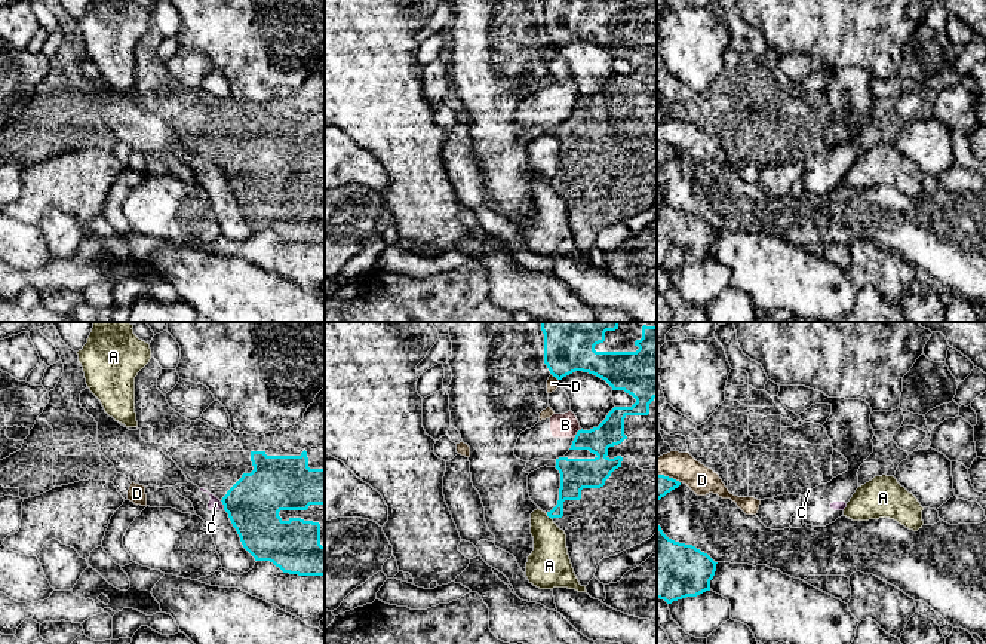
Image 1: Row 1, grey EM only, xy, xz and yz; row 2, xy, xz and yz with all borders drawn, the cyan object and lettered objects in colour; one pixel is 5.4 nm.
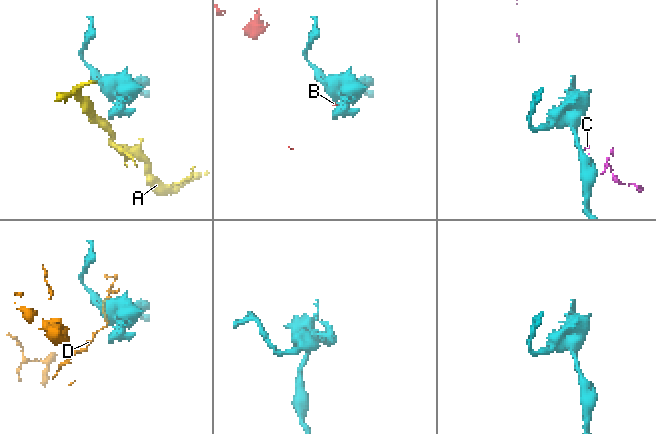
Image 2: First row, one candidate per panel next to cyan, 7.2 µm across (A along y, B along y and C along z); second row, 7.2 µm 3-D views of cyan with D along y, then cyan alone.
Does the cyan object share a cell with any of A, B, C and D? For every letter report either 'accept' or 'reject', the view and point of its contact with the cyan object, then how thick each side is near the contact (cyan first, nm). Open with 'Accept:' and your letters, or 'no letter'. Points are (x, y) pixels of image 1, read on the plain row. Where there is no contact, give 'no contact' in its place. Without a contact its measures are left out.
Accept: no letter
A: reject; contact xz (549, 184); calibres 150 and 220 nm
B: reject; contact xz (577, 101); calibres 180 and 130 nm
C: reject; contact xy (223, 171); calibres 300 and 70 nm
D: reject; contact xz (555, 43); calibres 220 and 60 nm

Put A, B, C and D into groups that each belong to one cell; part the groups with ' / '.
A / B / C / D

